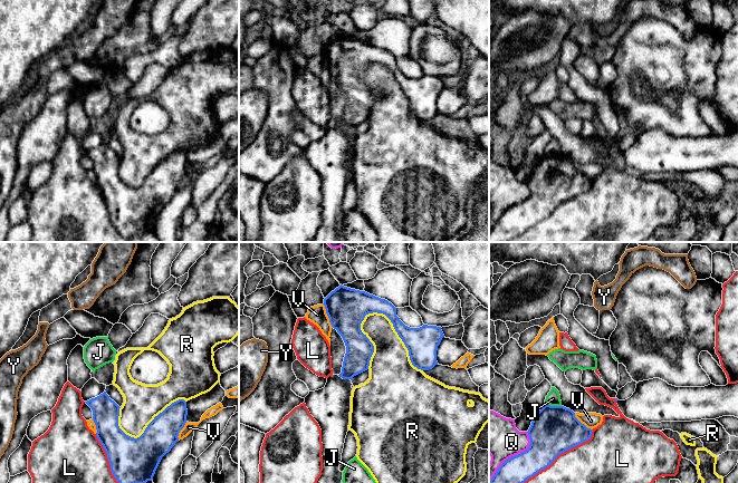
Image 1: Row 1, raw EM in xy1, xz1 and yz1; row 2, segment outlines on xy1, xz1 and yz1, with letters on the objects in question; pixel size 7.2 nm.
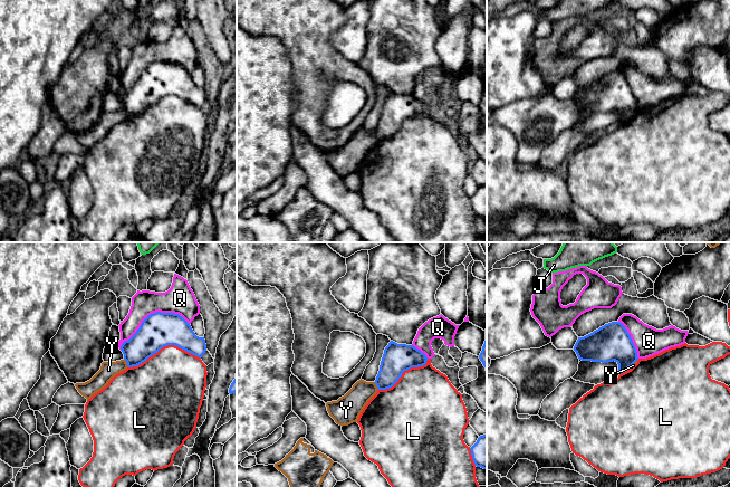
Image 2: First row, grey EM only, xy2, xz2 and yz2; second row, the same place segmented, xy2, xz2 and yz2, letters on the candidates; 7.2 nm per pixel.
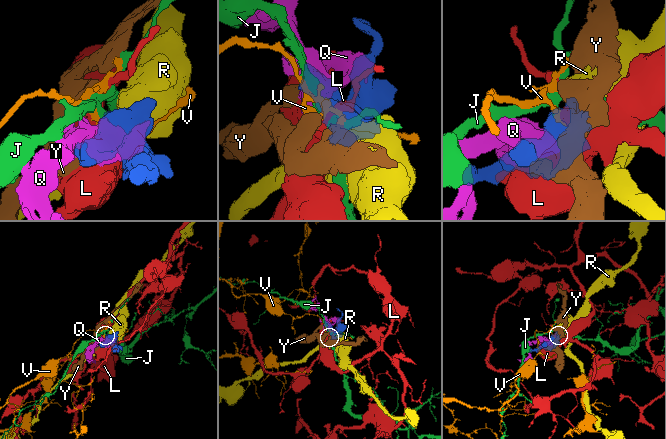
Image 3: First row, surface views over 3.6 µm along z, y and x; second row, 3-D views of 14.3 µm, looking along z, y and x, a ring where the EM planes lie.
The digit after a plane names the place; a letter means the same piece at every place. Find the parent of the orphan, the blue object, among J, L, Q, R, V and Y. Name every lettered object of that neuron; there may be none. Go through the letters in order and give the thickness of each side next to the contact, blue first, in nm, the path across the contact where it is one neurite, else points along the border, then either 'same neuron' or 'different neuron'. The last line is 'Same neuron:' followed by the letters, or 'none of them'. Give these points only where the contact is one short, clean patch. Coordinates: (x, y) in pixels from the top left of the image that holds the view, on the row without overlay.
J: 340/100 nm | along yz1 (546, 154), (561, 156) | different neuron
L: 340/500 nm | different neuron
Q: 260/220 nm | different neuron
R: 220/300 nm | different neuron
V: 300/130 nm | different neuron
Y: 220/120 nm | along xy2 (124, 108), (128, 116) | different neuron
Same neuron: none of them

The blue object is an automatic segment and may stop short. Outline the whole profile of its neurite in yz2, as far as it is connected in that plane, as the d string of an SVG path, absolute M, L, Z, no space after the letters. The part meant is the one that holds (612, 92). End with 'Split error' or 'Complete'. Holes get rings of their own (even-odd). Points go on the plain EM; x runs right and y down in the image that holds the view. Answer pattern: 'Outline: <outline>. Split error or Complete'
Outline: M619 71L605 74L593 83L578 87L574 101L582 111L615 111L618 114L618 124L632 117L638 109L631 85Z. Complete

